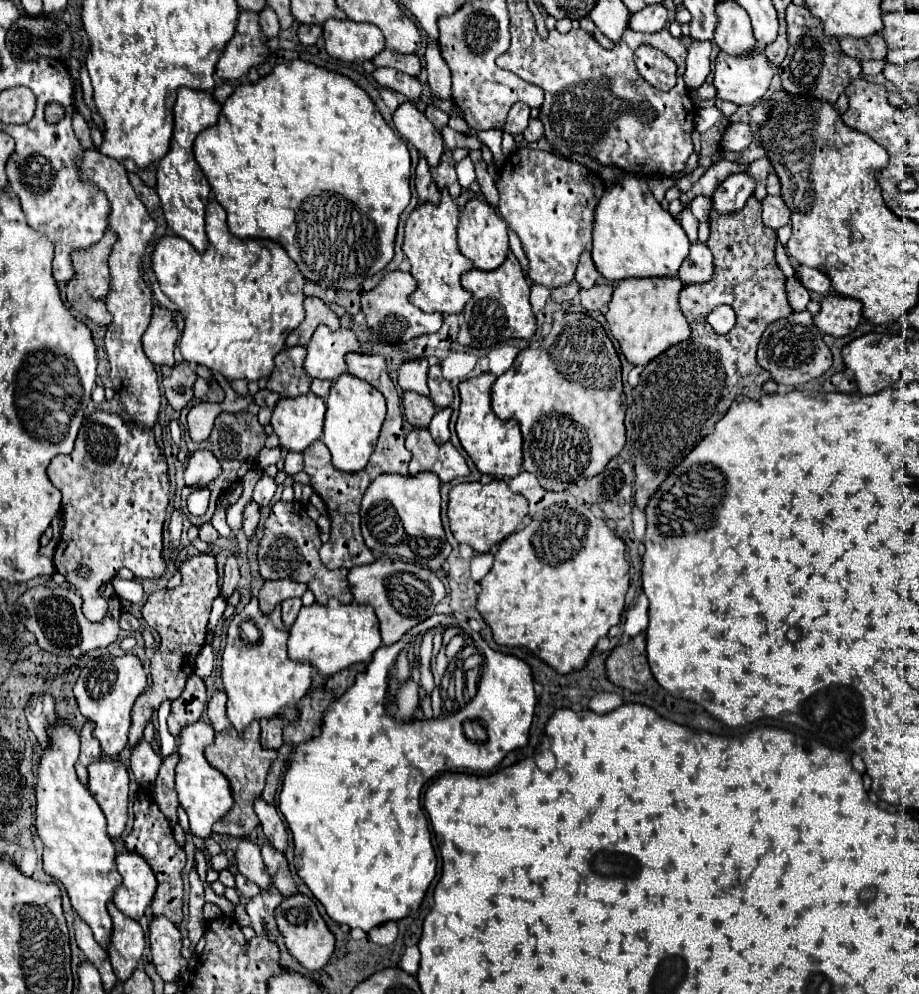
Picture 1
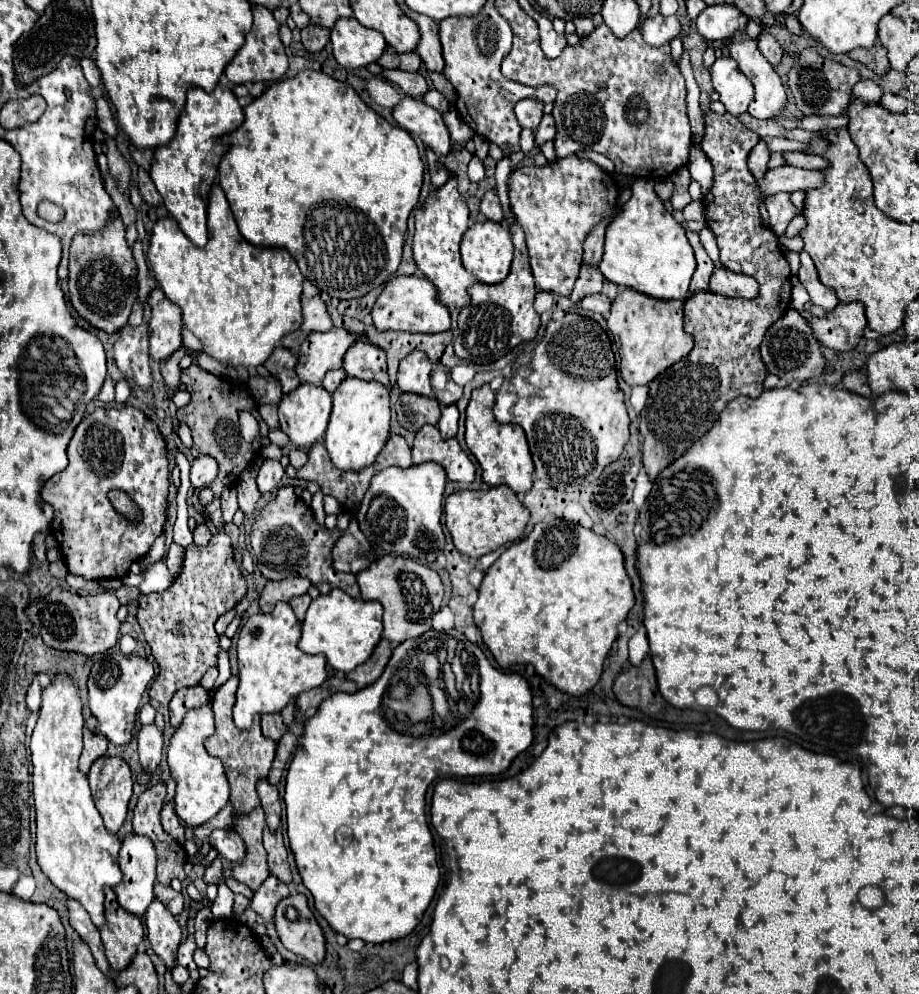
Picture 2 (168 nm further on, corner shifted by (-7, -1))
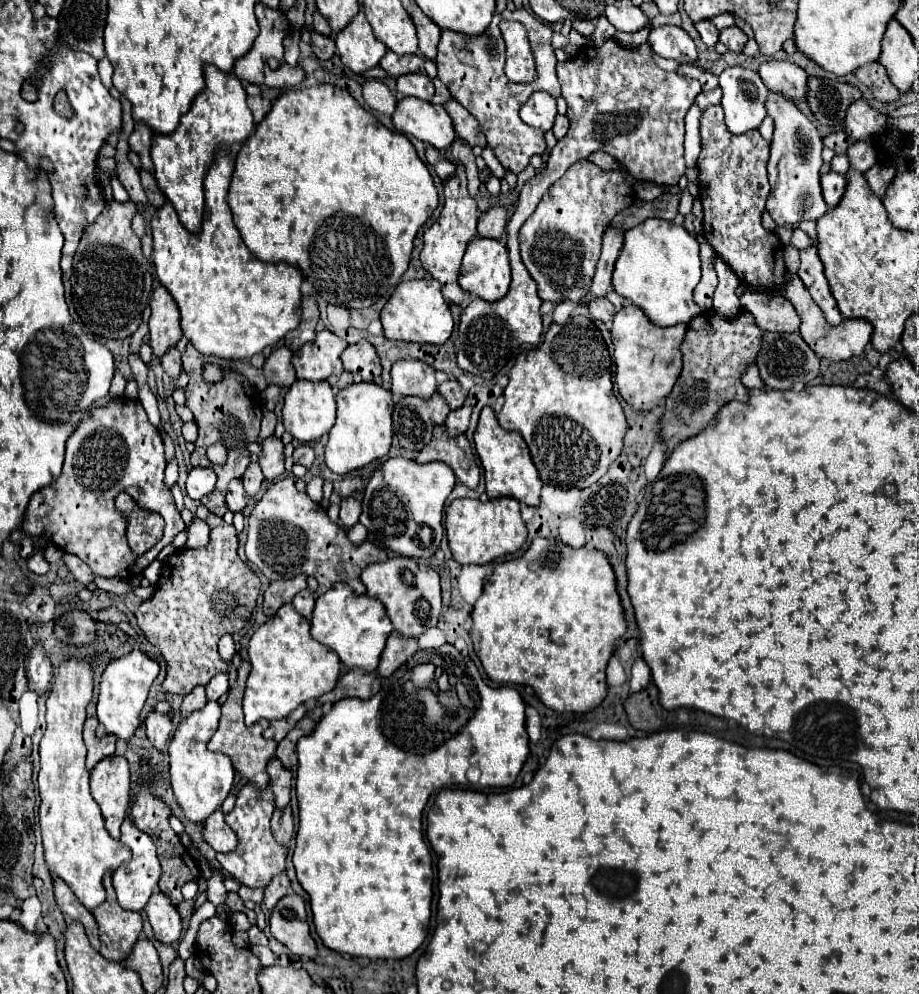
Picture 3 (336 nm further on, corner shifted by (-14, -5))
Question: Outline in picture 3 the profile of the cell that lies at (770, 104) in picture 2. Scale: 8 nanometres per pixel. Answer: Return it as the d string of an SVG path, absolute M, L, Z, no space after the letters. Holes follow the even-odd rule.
M768 91L766 113L774 119L774 139L770 145L768 179L770 179L770 199L766 209L778 227L794 225L800 219L818 219L826 213L826 203L820 189L820 165L822 165L822 137L806 115L800 113L796 103L782 95Z

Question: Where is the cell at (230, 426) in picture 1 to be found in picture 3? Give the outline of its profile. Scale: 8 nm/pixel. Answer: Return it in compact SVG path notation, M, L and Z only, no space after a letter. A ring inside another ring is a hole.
M190 343L186 347L186 351L182 353L182 367L184 367L184 371L190 373L190 383L186 385L186 405L194 413L194 421L198 425L198 439L196 439L196 449L192 453L192 465L194 467L212 467L218 475L216 489L202 499L202 505L206 505L212 513L224 517L224 513L228 511L226 503L224 503L228 483L236 477L242 477L246 467L250 465L248 443L258 439L264 407L262 407L262 401L260 401L258 389L252 387L248 383L248 379L242 377L236 371L230 371L230 369L224 367L224 379L218 381L218 383L208 383L202 375L204 373L202 369L210 361L214 361L214 357L198 353ZM214 443L222 443L228 449L228 459L226 459L224 465L214 465L206 457L206 449Z

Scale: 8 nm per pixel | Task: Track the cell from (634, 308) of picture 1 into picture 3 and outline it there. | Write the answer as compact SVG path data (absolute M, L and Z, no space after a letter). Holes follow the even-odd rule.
M626 305L614 315L612 343L616 359L616 385L620 395L638 411L650 411L664 399L674 387L678 373L682 371L682 351L680 345L686 335L686 325L678 323L674 327L654 325L646 313L636 305Z

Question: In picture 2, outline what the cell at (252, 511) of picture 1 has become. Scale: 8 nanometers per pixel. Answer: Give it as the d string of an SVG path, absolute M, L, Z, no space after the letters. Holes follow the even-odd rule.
M251 463L239 477L239 485L237 485L237 493L239 493L239 509L245 513L245 515L253 515L255 511L255 503L259 501L259 489L257 489L257 483L255 483L255 477L257 477L257 467L255 463Z

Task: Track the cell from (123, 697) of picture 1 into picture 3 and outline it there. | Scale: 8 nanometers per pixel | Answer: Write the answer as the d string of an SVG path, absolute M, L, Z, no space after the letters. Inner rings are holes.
M134 649L132 653L110 661L110 665L104 669L100 679L100 695L98 695L98 729L96 735L116 735L124 741L128 741L134 731L140 725L140 711L144 707L144 701L148 697L150 685L160 673L160 665L144 655L140 649Z

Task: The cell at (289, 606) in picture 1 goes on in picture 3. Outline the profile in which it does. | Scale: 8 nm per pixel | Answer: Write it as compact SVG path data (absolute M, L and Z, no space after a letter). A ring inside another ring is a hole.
M304 589L302 593L298 593L298 597L294 597L292 605L294 605L294 609L296 609L302 617L310 619L310 617L312 617L312 609L314 609L314 599L316 599L316 595L314 595L310 589Z

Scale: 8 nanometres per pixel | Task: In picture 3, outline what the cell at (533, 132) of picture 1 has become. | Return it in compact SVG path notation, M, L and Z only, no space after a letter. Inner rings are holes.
M556 115L556 121L554 121L554 127L552 127L552 133L556 139L562 139L568 131L568 117L566 115Z

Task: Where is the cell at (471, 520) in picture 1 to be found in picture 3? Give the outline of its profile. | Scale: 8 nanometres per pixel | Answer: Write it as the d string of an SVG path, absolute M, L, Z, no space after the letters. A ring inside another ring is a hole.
M500 497L486 503L478 499L456 499L446 509L446 535L452 555L460 565L484 565L518 551L526 541L528 529L520 517L520 503L516 499Z

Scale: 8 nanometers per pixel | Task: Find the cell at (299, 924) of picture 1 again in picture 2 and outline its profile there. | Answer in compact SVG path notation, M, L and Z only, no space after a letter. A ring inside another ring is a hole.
M305 895L285 897L285 901L279 903L275 909L273 923L285 949L311 963L321 963L325 959L325 937L311 909L307 907ZM289 909L297 911L295 919L287 917Z

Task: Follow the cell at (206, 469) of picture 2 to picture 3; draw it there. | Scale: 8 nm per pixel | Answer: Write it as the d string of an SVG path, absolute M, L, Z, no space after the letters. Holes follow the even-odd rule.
M194 467L188 473L188 481L186 481L186 491L192 499L202 499L204 495L212 493L216 485L216 473L210 467Z

